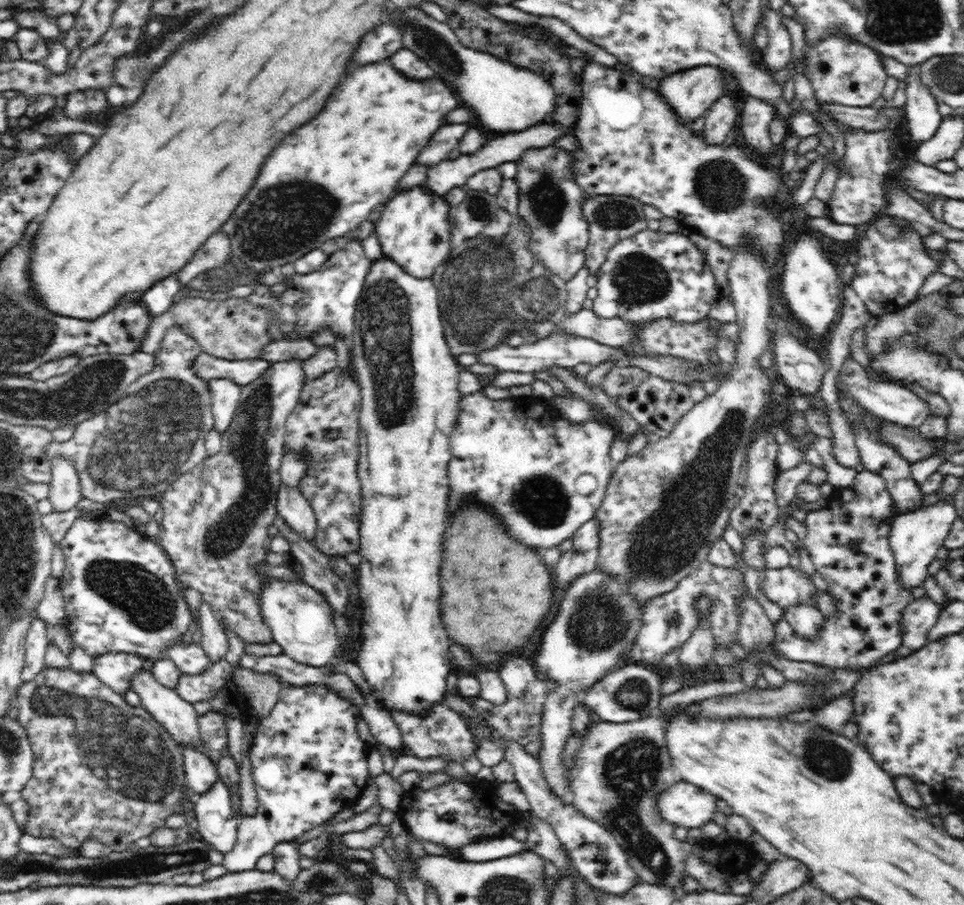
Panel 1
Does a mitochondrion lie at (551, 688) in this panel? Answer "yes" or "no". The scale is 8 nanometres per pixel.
no

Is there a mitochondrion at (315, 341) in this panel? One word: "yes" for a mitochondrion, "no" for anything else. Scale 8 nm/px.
no

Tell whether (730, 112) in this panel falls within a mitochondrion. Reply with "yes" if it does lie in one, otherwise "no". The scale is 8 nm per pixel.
no

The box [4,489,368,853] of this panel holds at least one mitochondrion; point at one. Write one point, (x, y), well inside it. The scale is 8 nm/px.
(111, 740)

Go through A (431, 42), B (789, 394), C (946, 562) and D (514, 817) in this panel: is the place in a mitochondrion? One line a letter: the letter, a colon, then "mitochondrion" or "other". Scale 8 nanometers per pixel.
A: mitochondrion
B: other
C: other
D: other

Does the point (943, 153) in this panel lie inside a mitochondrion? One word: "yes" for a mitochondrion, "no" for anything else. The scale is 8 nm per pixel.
no

